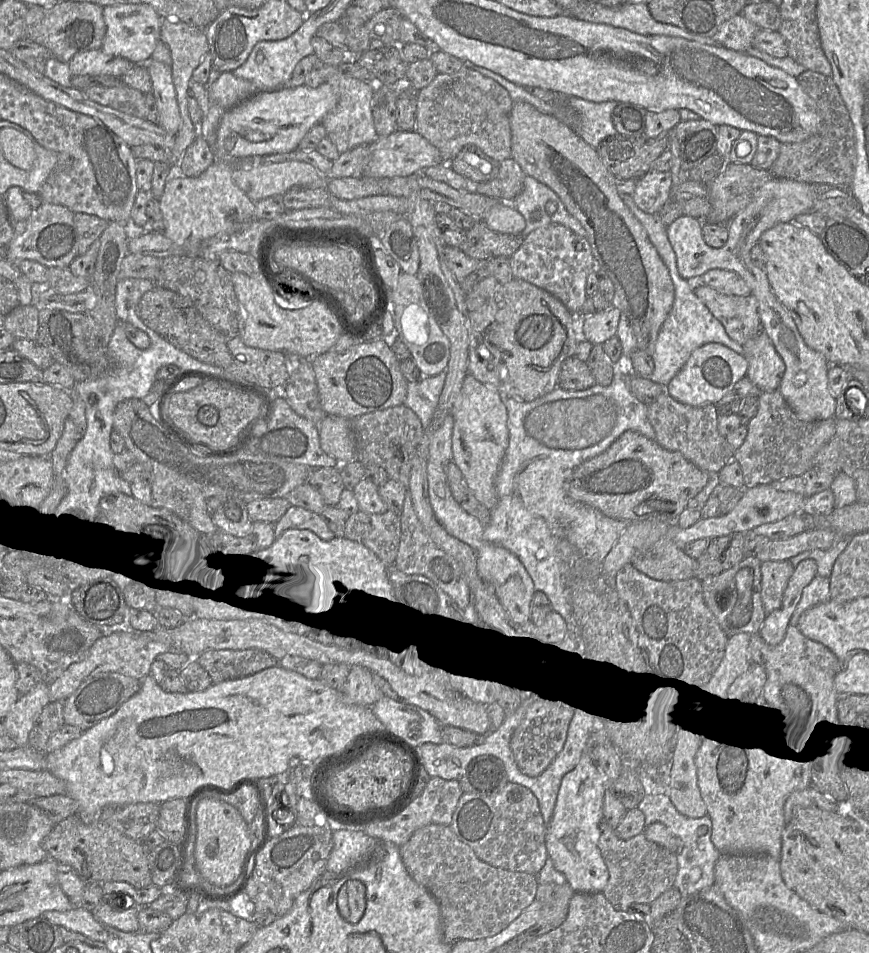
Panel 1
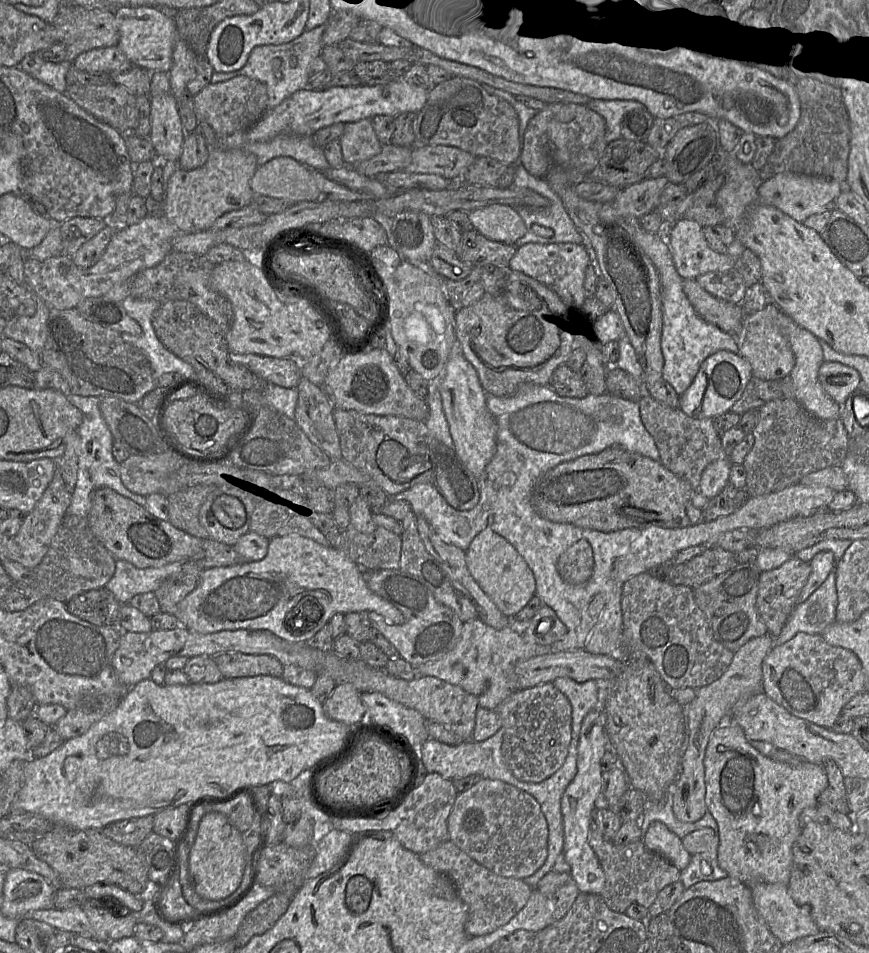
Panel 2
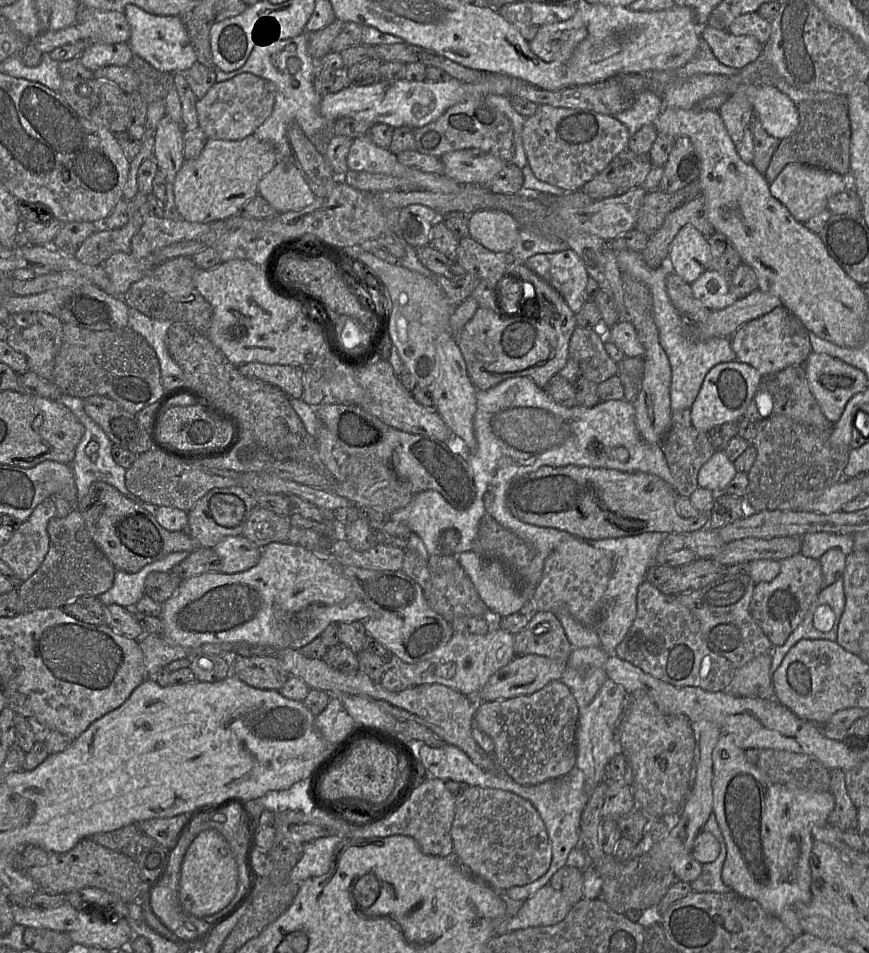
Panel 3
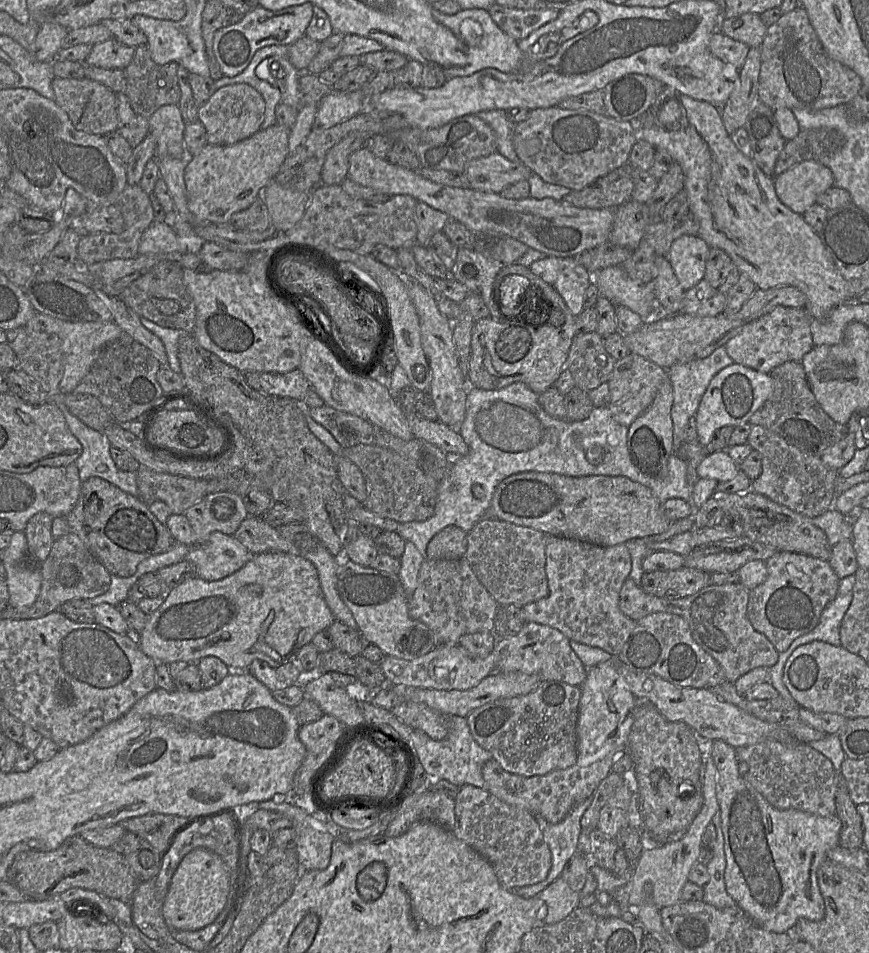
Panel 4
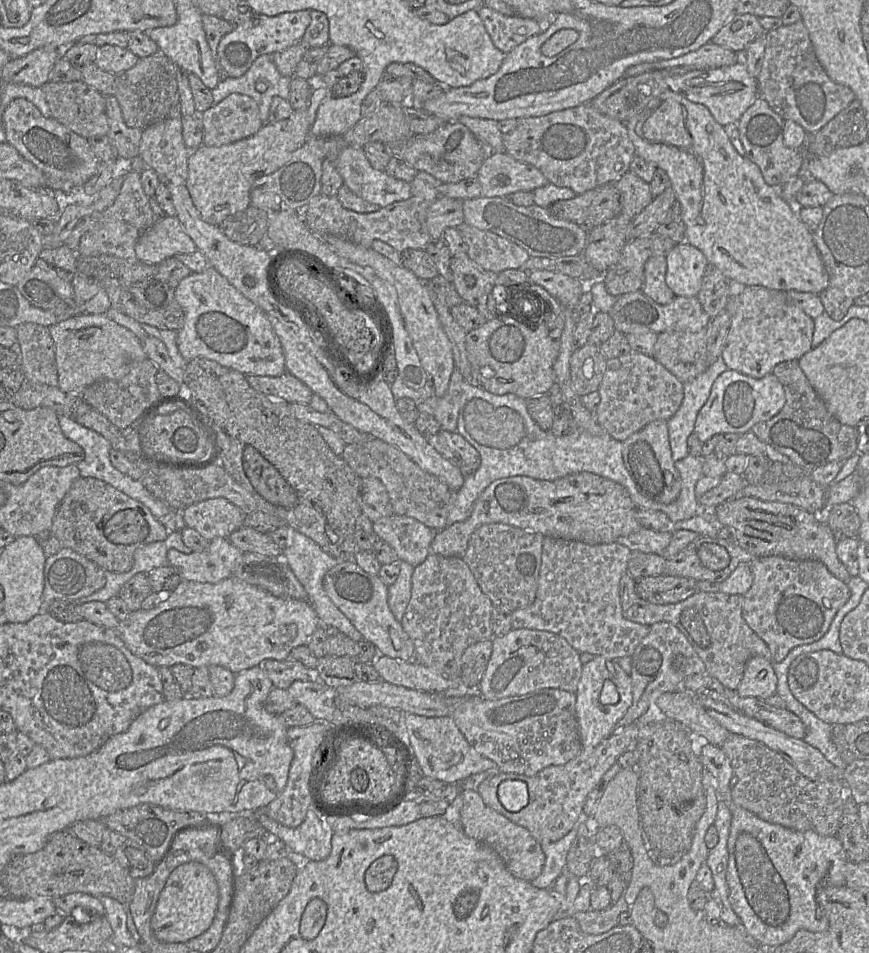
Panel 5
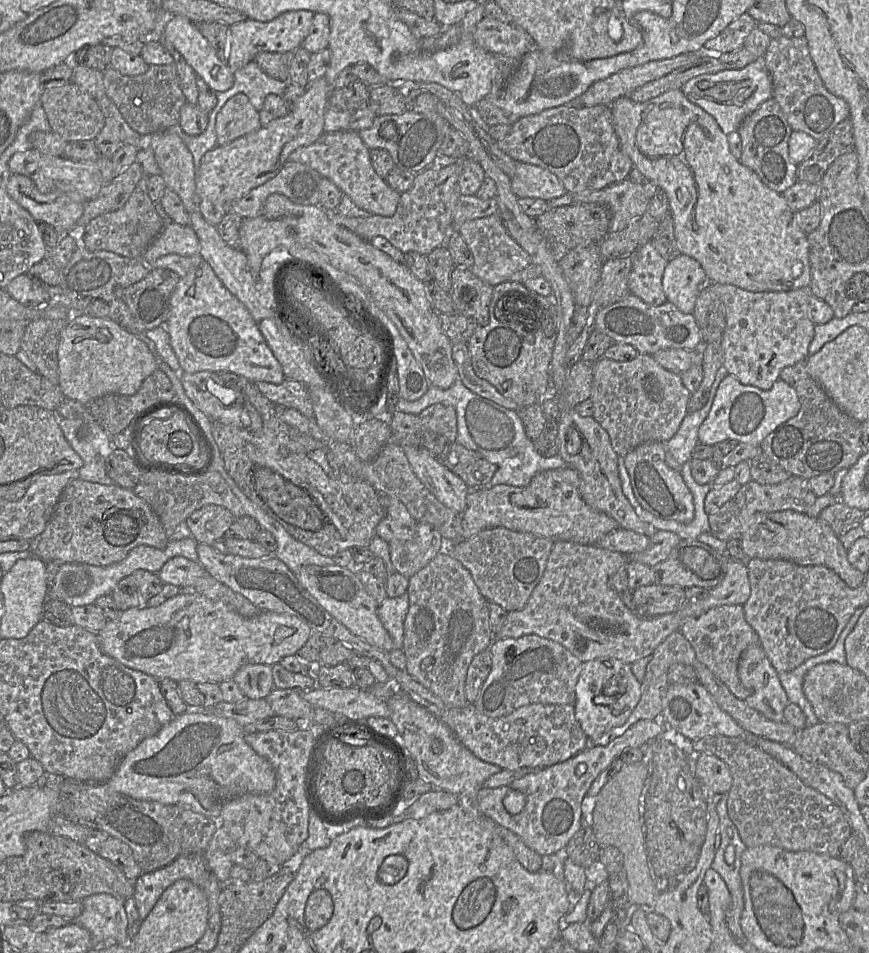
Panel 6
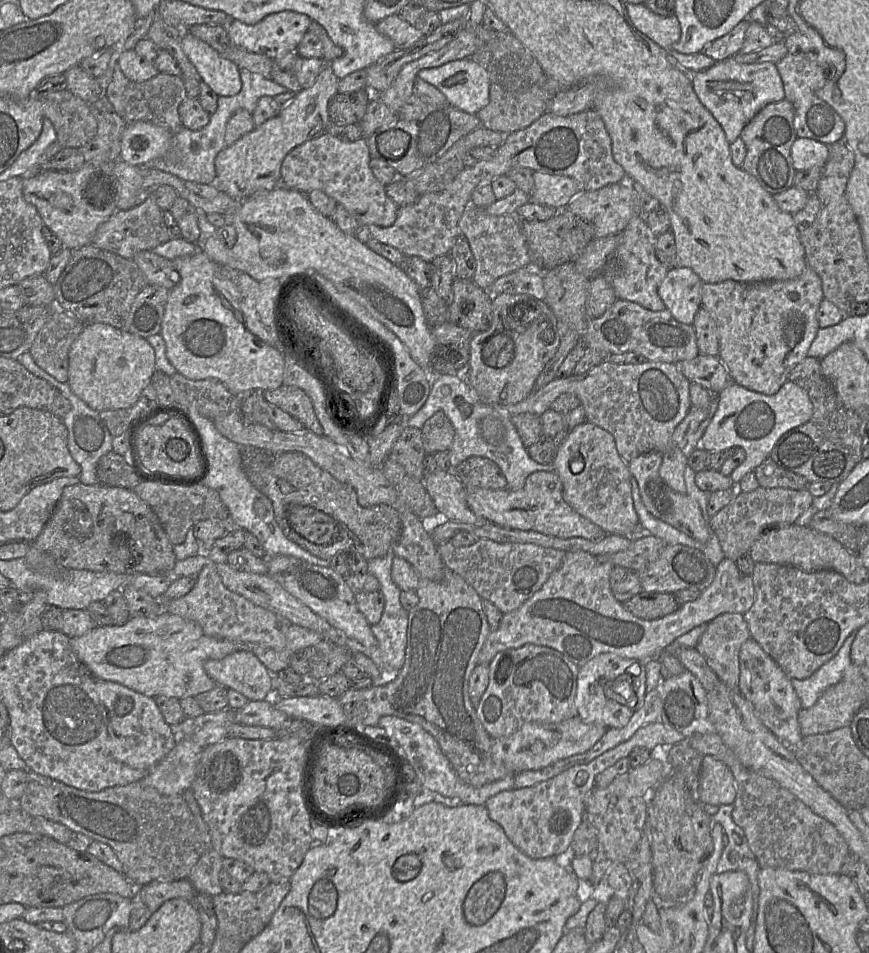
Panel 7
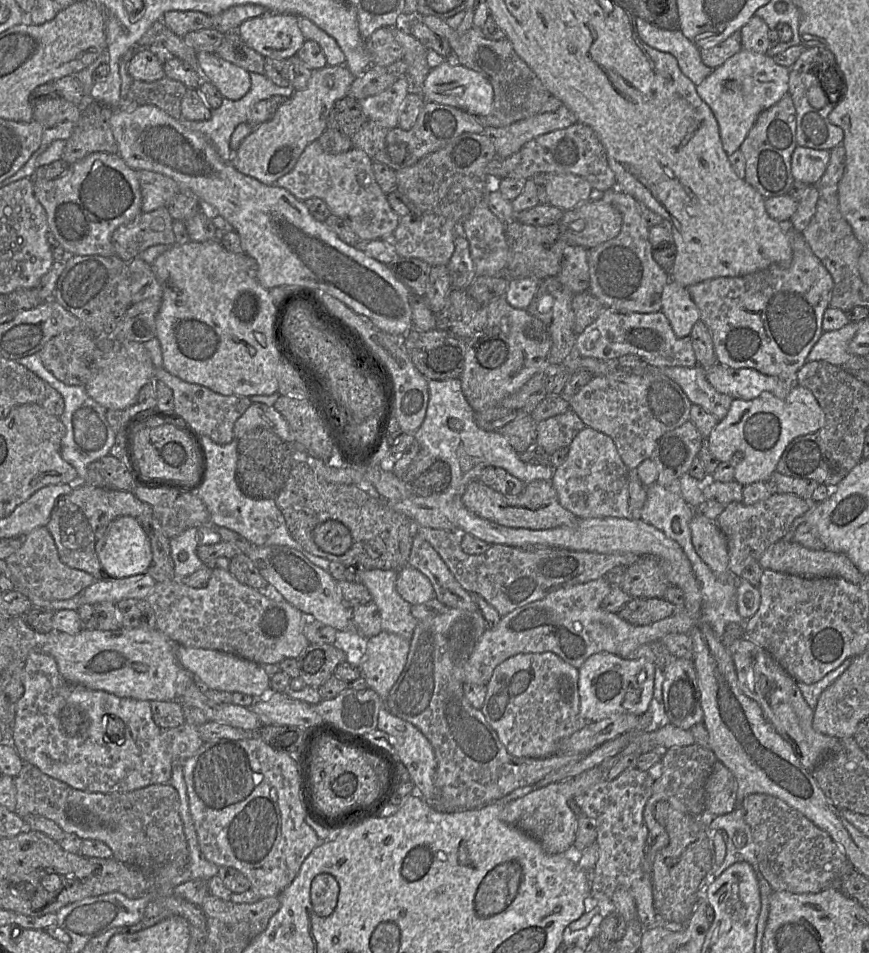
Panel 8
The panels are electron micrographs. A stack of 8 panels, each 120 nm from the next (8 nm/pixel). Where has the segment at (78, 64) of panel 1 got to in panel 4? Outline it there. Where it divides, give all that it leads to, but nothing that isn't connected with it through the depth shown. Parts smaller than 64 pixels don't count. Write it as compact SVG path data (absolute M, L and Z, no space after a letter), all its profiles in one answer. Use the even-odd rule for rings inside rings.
M114 38L92 45L85 65L104 69L125 69L132 61L136 48L126 46Z

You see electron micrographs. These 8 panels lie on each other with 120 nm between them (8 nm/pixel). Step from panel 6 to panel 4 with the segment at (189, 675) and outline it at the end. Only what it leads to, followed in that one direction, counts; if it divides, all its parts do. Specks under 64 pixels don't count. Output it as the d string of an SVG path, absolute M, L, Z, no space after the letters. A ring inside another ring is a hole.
M298 551L265 552L253 555L240 570L224 579L206 581L194 577L167 590L162 605L148 616L137 640L142 652L156 664L169 665L177 661L197 664L204 657L215 656L229 667L231 674L248 671L255 659L267 661L272 667L295 660L298 650L334 621L314 564Z

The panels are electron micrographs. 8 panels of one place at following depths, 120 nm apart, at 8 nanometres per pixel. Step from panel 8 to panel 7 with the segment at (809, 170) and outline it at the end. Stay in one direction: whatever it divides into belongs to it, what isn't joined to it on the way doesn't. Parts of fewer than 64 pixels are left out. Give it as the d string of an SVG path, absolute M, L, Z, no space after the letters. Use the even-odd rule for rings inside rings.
M797 137L791 147L791 158L795 171L824 167L829 155L829 146L809 138Z

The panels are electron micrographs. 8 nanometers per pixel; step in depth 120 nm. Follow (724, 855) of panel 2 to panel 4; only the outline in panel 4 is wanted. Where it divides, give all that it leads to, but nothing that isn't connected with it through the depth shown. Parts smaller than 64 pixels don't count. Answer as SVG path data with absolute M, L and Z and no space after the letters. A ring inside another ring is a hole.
M714 740L706 746L707 751L712 756L717 769L716 797L719 803L721 825L724 835L724 851L726 858L726 868L724 873L726 890L734 899L739 908L750 918L762 926L764 929L775 933L792 933L796 922L800 918L811 921L820 921L825 916L825 903L818 886L817 871L820 865L828 858L828 852L839 846L841 822L835 814L833 816L817 816L804 811L788 809L779 810L773 807L747 780L739 773L736 749L722 740Z

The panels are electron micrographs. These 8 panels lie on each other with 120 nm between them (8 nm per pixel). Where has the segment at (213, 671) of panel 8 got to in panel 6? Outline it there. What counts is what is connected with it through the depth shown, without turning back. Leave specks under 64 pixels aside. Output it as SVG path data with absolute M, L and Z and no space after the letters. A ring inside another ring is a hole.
M245 664L233 677L248 699L265 699L275 688L270 665Z

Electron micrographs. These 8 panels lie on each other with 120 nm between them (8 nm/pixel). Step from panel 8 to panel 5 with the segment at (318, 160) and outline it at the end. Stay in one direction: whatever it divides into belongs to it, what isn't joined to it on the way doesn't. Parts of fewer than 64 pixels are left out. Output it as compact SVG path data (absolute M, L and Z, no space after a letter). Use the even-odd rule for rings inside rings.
M339 137L328 138L326 158L333 161L343 178L344 184L354 194L366 202L378 205L380 208L410 198L411 184L388 175L386 171L374 169L368 161L363 148L346 145Z

